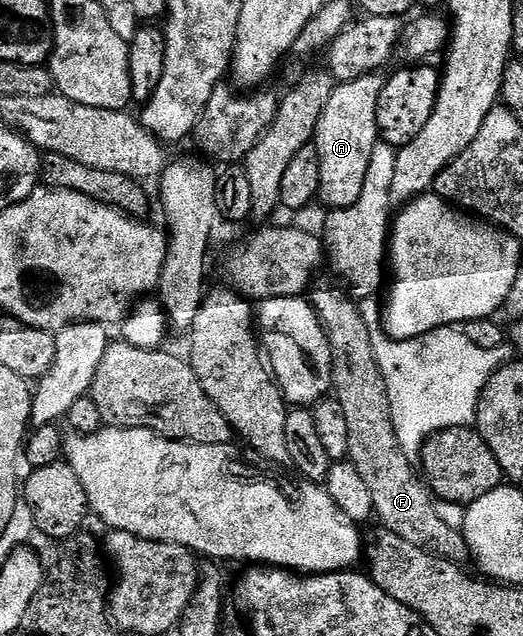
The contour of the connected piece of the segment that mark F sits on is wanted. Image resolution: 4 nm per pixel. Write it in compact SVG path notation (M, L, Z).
M339 286L336 287L329 291L313 290L310 302L332 346L332 391L346 413L350 429L348 459L354 469L362 473L362 481L366 481L370 489L370 498L376 510L375 518L381 519L384 522L381 524L402 537L402 541L410 541L410 545L418 549L436 555L439 559L448 559L451 563L467 564L470 552L463 534L450 529L450 525L438 517L437 500L427 482L418 474L417 468L416 471L412 468L413 460L402 449L402 445L398 445L386 381L380 372L370 329L366 329L362 321L357 300L345 294Z

